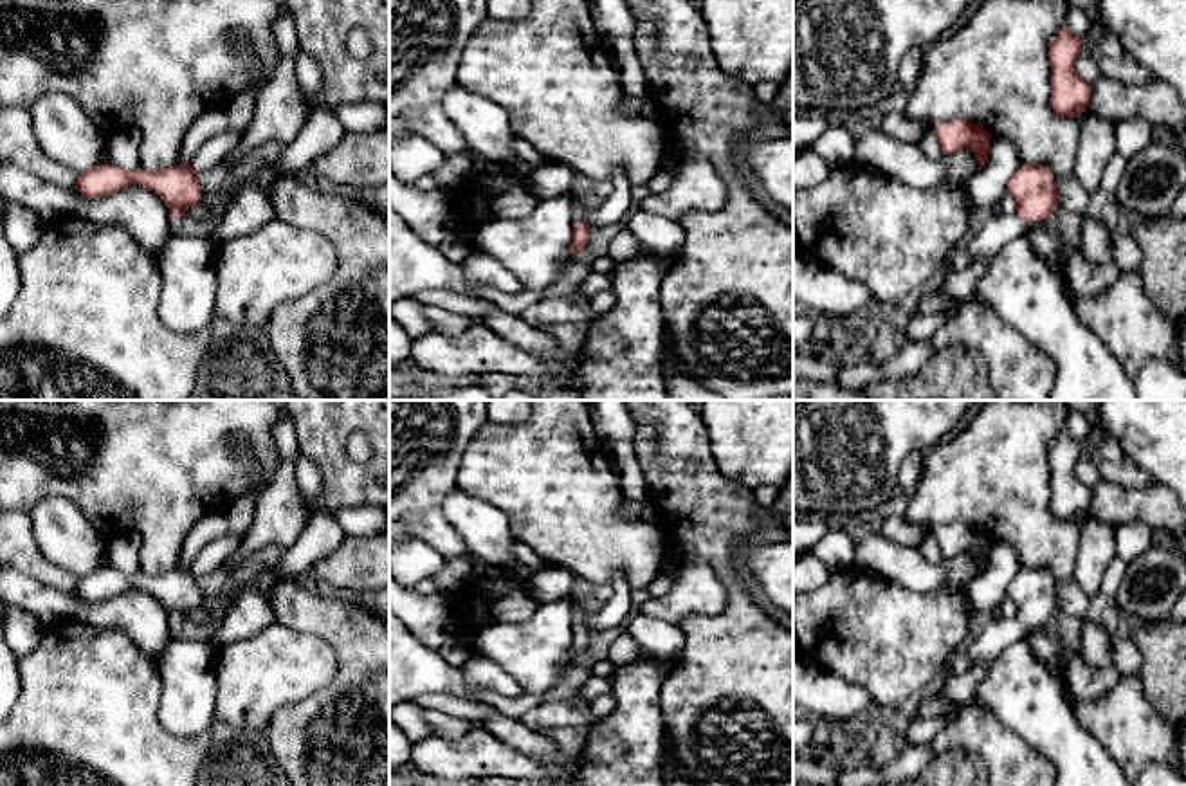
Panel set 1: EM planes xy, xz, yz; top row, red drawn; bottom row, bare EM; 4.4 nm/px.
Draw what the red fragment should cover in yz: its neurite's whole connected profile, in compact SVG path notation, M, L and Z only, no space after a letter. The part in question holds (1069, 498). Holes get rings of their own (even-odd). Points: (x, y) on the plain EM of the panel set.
M1062 431L1049 449L1051 510L1056 519L1078 521L1081 516L1087 516L1092 489L1083 485L1074 474L1080 458L1081 443L1067 431Z

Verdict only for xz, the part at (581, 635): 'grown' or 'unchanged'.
grown

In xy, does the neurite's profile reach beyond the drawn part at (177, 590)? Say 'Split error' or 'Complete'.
Split error

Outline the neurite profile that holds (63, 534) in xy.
M49 496L29 510L32 534L41 553L79 579L96 571L106 539L67 498Z

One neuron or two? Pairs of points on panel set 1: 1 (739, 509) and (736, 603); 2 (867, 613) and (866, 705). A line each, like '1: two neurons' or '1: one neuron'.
1: one neuron
2: two neurons

